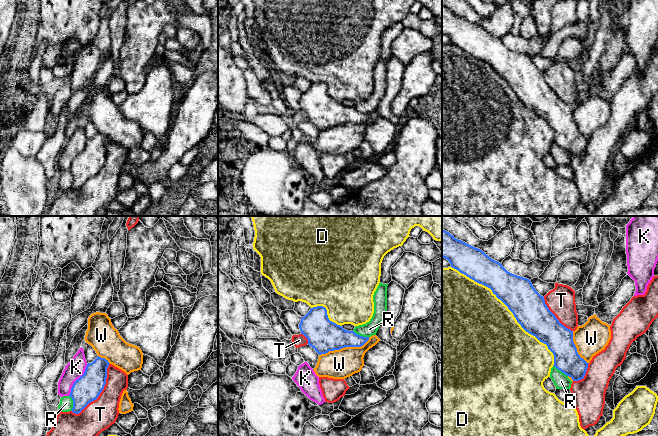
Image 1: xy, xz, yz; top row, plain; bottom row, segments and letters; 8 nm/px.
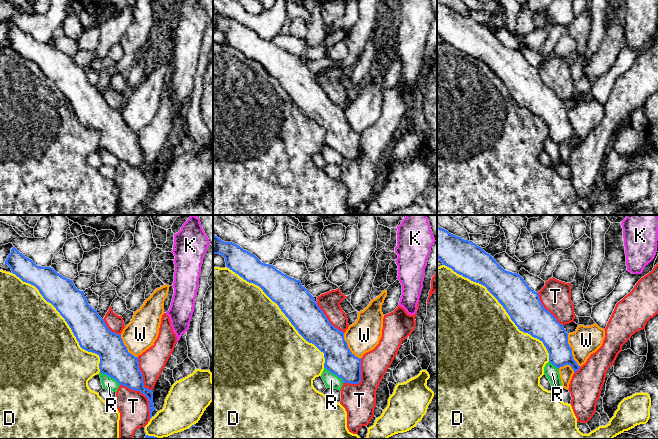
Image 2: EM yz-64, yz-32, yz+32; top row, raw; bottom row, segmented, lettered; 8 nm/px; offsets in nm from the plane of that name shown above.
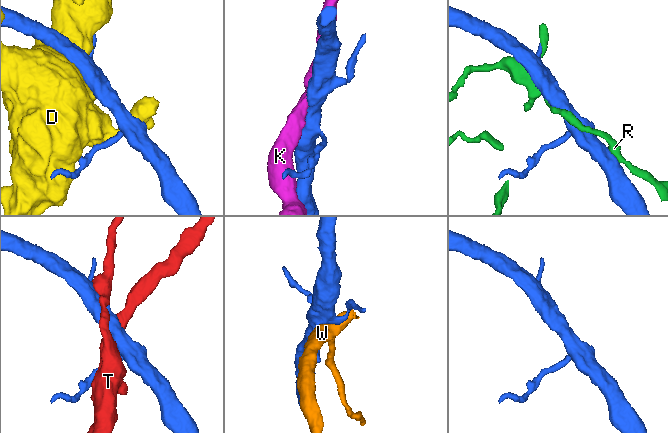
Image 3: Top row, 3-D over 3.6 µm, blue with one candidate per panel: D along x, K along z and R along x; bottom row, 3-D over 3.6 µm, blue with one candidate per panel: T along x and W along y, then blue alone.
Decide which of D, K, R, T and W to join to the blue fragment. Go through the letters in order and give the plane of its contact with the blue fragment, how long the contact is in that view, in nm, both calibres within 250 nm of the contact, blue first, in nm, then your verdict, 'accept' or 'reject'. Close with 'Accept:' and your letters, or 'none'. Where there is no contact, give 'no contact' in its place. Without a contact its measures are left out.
D: yz | 1150 nm | 280/500 nm | reject
K: xy | 300 nm | 220/150 nm | reject
R: xz | 140 nm | 220/120 nm | reject
T: xy | 500 nm | 220/240 nm | reject
W: xz | 440 nm | 260/240 nm | reject
Accept: none

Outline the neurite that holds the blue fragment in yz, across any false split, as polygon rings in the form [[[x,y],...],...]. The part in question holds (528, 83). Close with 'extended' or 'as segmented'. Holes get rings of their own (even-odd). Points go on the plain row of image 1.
[[[442,6],[442,33],[449,37],[452,44],[490,64],[513,89],[521,103],[547,121],[554,131],[554,143],[571,153],[573,157],[584,154],[589,139],[578,130],[573,118],[573,107],[559,98],[529,55],[508,48],[501,39],[491,35],[482,26],[456,15],[445,6]]] | as segmented

